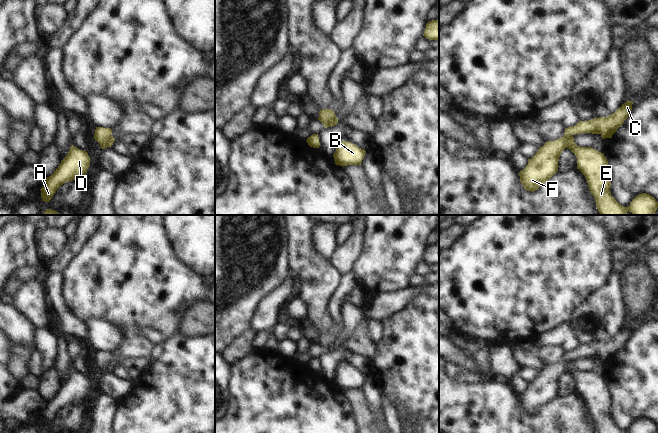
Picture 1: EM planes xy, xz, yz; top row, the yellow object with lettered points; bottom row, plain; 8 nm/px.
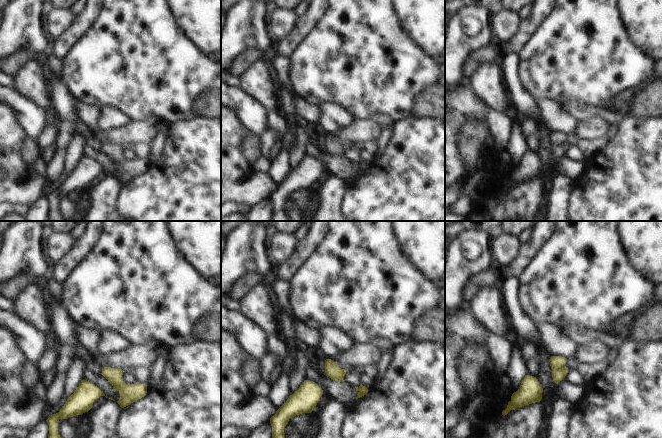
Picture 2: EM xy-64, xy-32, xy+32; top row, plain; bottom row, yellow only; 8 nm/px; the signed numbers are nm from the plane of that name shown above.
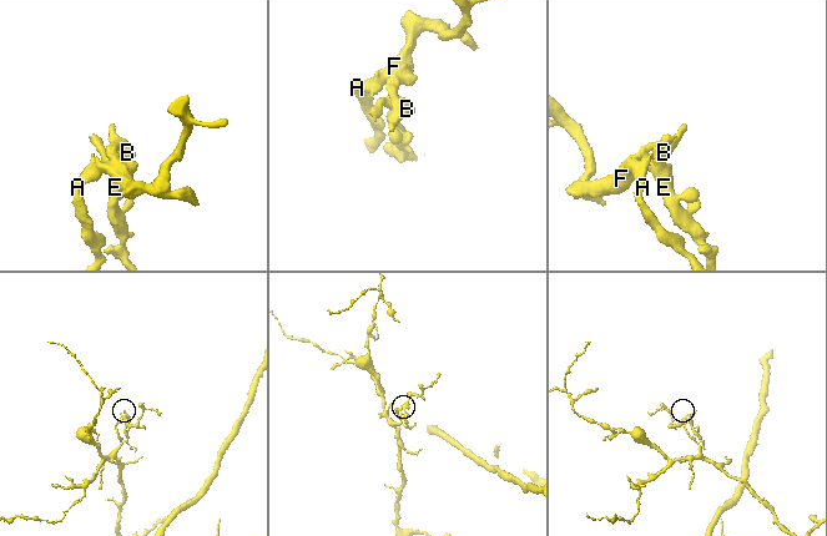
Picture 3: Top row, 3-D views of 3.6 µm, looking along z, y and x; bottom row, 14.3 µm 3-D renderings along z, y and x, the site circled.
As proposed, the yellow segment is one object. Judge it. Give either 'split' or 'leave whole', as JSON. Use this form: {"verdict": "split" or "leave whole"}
{"verdict": "split"}

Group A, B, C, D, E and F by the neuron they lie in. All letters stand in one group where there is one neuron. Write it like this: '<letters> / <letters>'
A B C D F / E

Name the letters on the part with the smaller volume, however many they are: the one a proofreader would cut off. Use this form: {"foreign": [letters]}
{"foreign": ["E"]}

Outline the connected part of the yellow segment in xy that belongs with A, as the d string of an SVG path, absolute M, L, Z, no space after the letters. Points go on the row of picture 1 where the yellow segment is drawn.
M71 145L68 154L54 173L46 178L45 185L40 189L42 201L49 202L64 183L85 178L89 166L88 153Z

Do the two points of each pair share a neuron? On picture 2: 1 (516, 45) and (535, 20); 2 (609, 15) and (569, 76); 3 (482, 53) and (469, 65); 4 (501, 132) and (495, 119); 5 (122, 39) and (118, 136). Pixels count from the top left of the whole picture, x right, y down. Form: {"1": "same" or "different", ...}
{"1": "same", "2": "same", "3": "same", "4": "same", "5": "different"}

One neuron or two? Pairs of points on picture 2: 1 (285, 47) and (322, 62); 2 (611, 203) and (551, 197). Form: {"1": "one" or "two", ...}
{"1": "two", "2": "two"}

